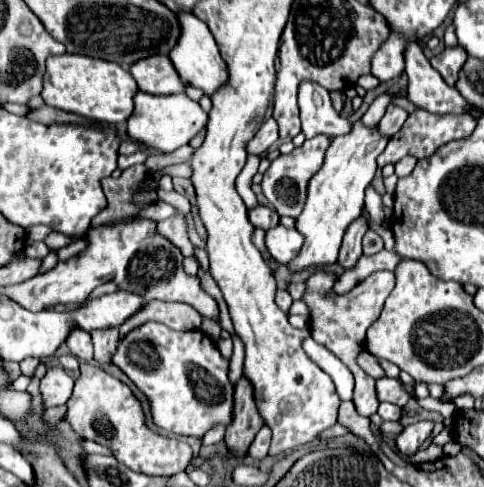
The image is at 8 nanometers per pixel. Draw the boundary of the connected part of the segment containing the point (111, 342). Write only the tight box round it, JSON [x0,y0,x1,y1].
[94,329,118,365]

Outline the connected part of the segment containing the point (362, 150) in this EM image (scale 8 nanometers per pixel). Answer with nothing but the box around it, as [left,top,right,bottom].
[288,121,388,273]

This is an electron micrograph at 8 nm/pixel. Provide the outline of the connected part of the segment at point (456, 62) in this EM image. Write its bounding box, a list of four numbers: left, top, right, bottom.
[430,45,468,85]

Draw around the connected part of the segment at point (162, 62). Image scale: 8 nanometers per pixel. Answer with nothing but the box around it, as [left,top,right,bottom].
[130,55,186,95]

